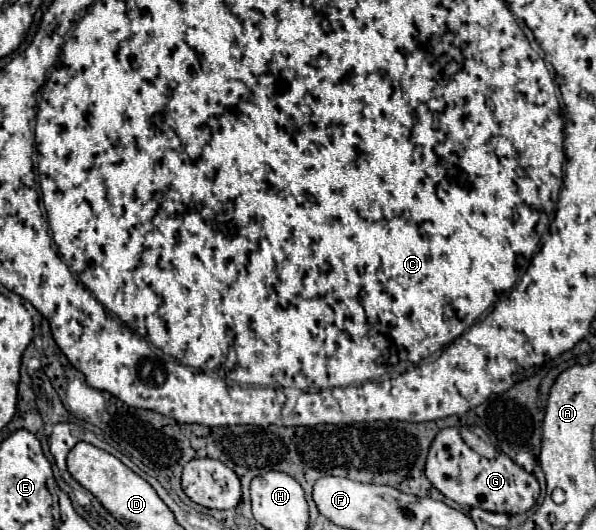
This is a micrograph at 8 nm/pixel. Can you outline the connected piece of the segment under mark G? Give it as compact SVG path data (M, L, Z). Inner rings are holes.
M445 427L433 439L425 461L425 475L435 489L461 507L481 507L495 513L525 513L539 497L539 481L533 473L527 473L503 451L497 457L487 459L475 453L461 437L461 427Z

